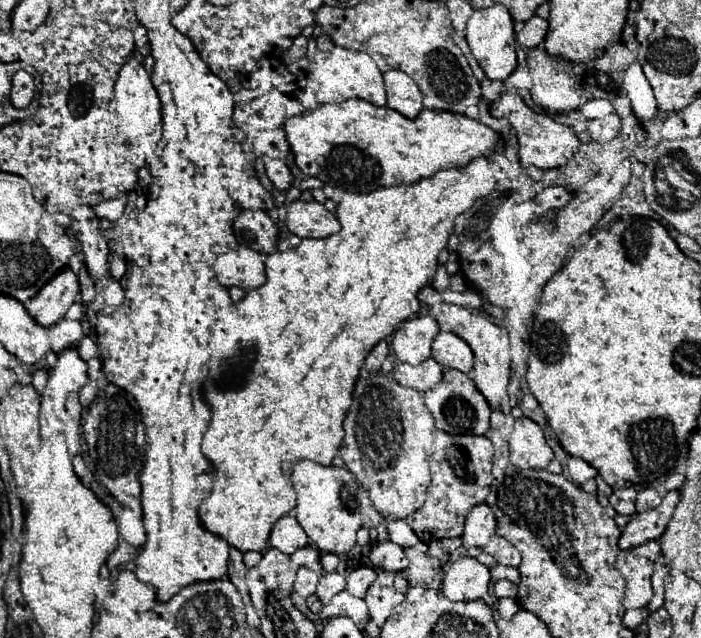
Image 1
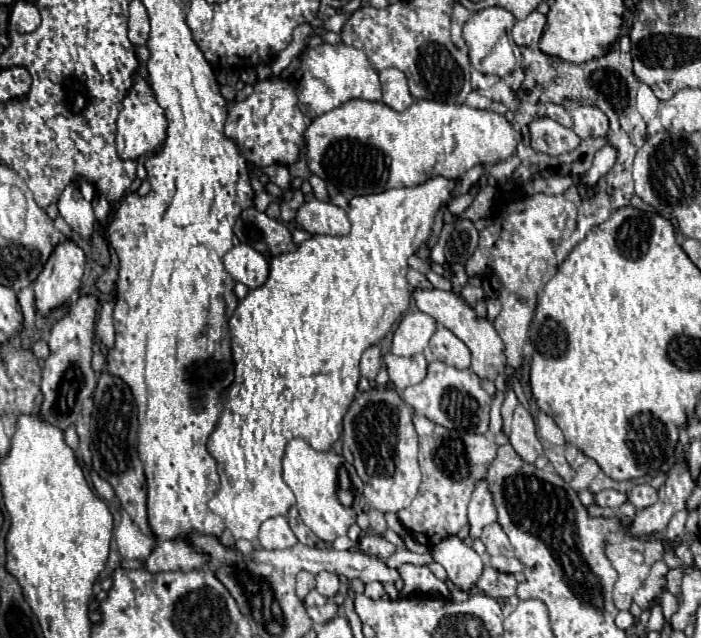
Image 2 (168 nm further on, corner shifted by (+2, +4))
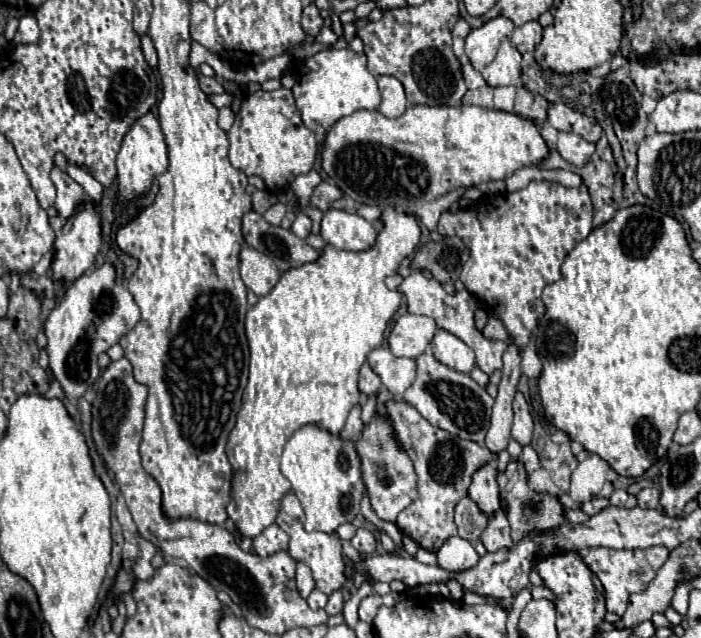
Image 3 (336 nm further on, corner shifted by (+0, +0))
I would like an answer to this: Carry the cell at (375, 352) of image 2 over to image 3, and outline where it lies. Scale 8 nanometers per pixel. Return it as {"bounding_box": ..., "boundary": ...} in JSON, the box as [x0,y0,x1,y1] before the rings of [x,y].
{"bounding_box":[358,362,382,396],"boundary":[[[364,362],[362,368],[360,368],[360,382],[358,382],[358,388],[360,388],[360,392],[364,392],[364,394],[368,394],[368,396],[380,392],[380,388],[382,388],[380,376],[376,376],[376,372],[372,372],[372,368],[370,368],[368,362]]]}

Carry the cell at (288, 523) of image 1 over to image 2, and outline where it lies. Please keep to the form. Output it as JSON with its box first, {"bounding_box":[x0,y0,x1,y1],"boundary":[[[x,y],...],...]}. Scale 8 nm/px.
{"bounding_box":[258,516,298,550],"boundary":[[[276,516],[276,518],[268,518],[262,526],[260,526],[260,534],[258,534],[258,542],[262,548],[266,550],[276,550],[276,548],[290,548],[294,546],[298,540],[294,536],[294,532],[288,526],[288,520],[284,516]]]}

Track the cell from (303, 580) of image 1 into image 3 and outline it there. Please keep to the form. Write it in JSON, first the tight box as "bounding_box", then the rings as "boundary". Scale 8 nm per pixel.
{"bounding_box":[296,562,316,598],"boundary":[[[302,562],[296,566],[296,584],[298,584],[298,592],[302,598],[308,598],[308,594],[316,588],[316,582],[312,578],[310,568]]]}

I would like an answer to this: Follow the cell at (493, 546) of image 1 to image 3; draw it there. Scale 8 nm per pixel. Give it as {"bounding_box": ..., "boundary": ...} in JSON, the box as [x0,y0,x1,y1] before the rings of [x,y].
{"bounding_box":[480,510,514,552],"boundary":[[[498,510],[490,518],[490,522],[488,522],[486,530],[482,532],[480,540],[482,540],[482,544],[486,546],[488,552],[496,552],[500,548],[512,548],[514,546],[514,542],[510,538],[510,526],[508,526],[506,514],[502,510]]]}

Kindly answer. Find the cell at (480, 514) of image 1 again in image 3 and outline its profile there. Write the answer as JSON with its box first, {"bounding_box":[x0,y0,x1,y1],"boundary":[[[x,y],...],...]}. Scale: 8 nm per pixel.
{"bounding_box":[468,464,500,518],"boundary":[[[486,464],[474,474],[468,496],[488,518],[500,510],[500,494],[498,494],[494,464]]]}

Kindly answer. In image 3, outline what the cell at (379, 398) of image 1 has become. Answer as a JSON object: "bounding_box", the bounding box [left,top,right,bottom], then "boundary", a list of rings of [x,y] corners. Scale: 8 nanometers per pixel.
{"bounding_box":[354,412,418,522],"boundary":[[[376,412],[372,416],[372,420],[368,424],[364,424],[362,434],[354,442],[354,446],[360,456],[362,480],[368,488],[368,498],[370,498],[374,512],[382,520],[394,522],[396,516],[406,506],[410,506],[418,496],[418,476],[414,472],[414,464],[412,464],[408,452],[404,452],[404,448],[400,448],[400,444],[396,444],[396,434],[392,432],[392,422],[380,412]]]}

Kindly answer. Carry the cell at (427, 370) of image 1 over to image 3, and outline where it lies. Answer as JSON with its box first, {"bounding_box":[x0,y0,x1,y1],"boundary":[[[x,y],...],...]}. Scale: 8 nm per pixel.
{"bounding_box":[368,348,416,396],"boundary":[[[388,348],[372,350],[368,354],[368,364],[394,396],[404,394],[412,386],[412,380],[416,380],[416,360],[396,358]]]}

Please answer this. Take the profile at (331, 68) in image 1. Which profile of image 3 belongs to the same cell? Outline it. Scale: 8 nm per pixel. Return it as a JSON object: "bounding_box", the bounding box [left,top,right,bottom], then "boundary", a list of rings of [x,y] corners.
{"bounding_box":[292,48,380,134],"boundary":[[[352,48],[322,50],[312,58],[306,58],[296,74],[296,82],[298,84],[292,92],[302,114],[302,122],[316,134],[326,132],[338,118],[348,116],[354,110],[376,110],[380,104],[380,90],[376,78],[366,68],[366,56],[354,52]]]}

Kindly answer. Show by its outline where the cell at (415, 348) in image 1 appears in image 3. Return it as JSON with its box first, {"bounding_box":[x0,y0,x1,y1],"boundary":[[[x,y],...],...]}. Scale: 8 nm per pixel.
{"bounding_box":[390,312,436,358],"boundary":[[[406,312],[400,316],[390,332],[390,352],[402,358],[416,358],[426,350],[436,332],[436,322],[430,316],[416,316]]]}

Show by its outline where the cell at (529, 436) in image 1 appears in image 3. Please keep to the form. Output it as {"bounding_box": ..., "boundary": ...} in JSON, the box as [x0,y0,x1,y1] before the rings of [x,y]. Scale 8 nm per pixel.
{"bounding_box":[512,392,534,446],"boundary":[[[518,392],[514,398],[514,424],[512,424],[512,438],[520,444],[526,446],[532,442],[532,430],[534,430],[534,422],[532,416],[528,412],[528,404],[524,400],[524,396]]]}

